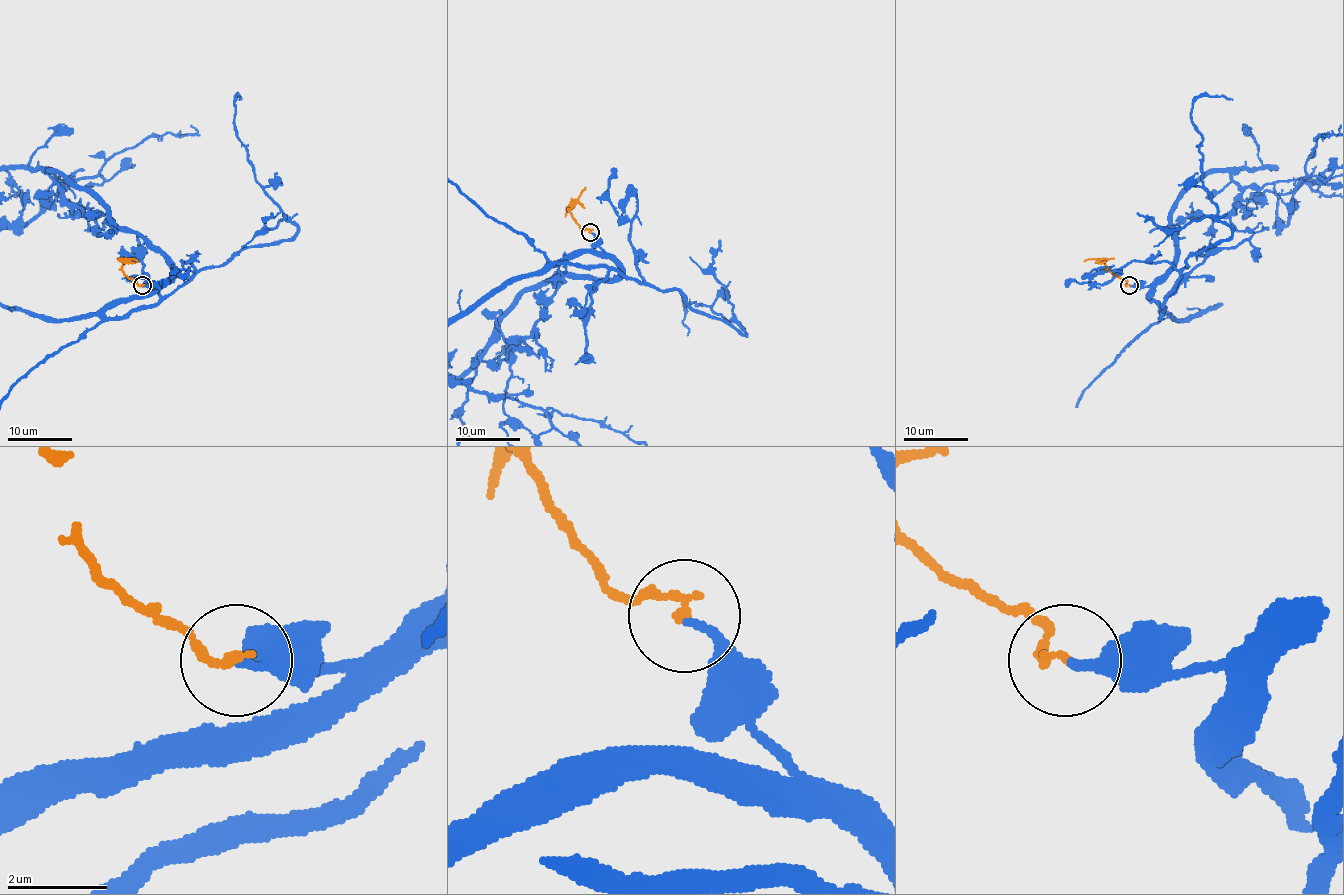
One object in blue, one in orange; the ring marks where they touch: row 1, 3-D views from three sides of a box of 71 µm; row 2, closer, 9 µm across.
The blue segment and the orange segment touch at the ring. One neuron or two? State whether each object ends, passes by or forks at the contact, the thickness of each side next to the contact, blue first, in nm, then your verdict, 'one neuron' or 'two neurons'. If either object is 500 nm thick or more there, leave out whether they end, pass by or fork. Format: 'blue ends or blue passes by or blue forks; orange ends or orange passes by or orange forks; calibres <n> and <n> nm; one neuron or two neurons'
blue ends; orange ends; calibres 170 and 160 nm; one neuron

